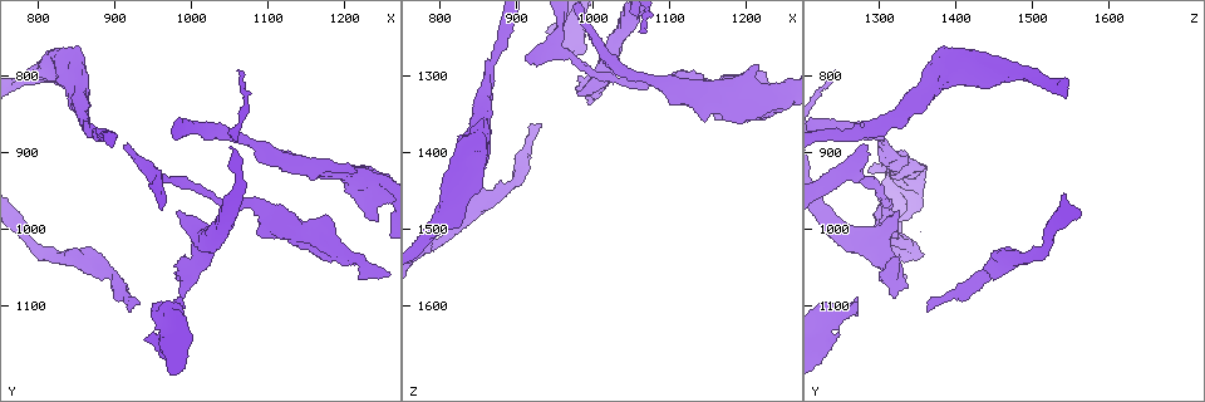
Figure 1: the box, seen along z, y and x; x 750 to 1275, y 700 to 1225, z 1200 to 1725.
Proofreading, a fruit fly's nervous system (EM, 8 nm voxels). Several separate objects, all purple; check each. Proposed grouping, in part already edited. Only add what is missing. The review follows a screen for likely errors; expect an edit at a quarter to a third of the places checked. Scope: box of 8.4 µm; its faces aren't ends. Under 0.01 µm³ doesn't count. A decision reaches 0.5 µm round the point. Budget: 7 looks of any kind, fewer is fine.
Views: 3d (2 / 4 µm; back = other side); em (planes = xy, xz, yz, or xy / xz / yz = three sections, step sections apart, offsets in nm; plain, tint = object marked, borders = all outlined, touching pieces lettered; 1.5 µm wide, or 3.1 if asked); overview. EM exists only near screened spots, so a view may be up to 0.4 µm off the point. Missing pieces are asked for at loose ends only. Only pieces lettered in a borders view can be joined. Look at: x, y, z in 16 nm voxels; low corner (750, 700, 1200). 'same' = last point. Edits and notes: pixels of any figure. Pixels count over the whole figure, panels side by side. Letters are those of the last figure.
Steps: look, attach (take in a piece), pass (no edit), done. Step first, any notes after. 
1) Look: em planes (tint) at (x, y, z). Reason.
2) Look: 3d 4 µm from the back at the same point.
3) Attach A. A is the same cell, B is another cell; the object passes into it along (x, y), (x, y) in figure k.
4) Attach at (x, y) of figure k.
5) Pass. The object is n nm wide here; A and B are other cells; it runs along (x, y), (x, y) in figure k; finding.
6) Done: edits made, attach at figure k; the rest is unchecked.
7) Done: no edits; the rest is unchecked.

Look: 3d 4 µm at (920, 890, 1285). Thin end.

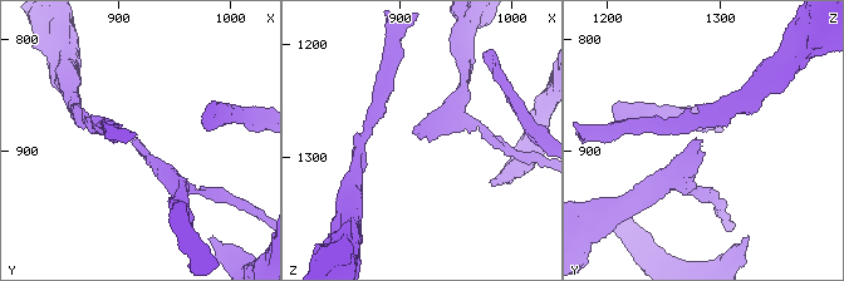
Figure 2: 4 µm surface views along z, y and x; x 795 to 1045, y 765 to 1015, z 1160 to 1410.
Look: em xy step 4 (borders) at (920, 892, 1284). Now the EM.

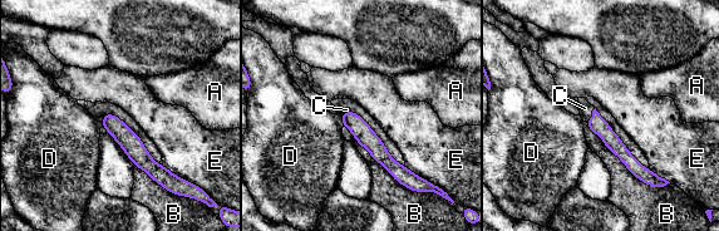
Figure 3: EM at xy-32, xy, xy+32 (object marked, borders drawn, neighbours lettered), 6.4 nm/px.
Attach C. The object is 110 nm wide here; C is the same cell, A, B, D and E are other cells; the object passes into it along (597, 124), (592, 117), (585, 108) in figure 3; it goes on there.

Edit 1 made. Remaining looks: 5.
Look: em xz step 8 (plain) at (930, 1100, 1360).

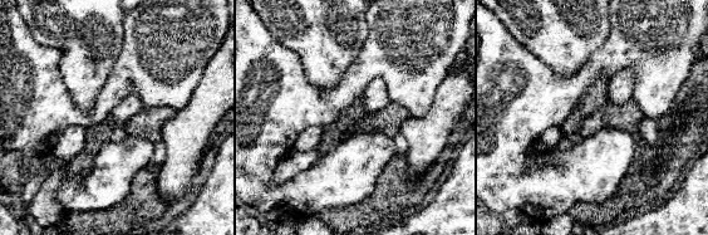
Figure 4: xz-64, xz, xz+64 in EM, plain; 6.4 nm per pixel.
Look: em xz step 8 (borders) at the same point. See the neighbours.

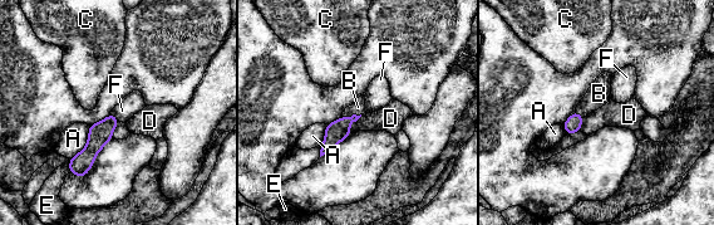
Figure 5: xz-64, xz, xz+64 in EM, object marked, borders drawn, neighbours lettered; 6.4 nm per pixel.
Attach B. B is the same cell, A, C, D, E and F are other cells; the object passes into it along (335, 132), (353, 115), (358, 107) in figure 5; the neuron continues.

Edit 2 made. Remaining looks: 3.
Look: em planes (borders) at (1220, 970, 1355).

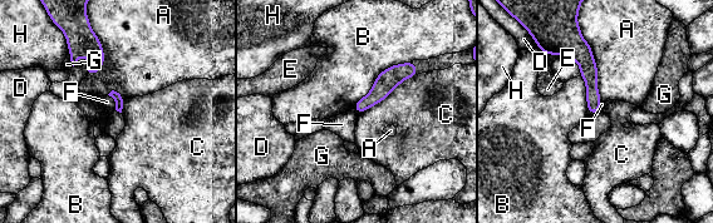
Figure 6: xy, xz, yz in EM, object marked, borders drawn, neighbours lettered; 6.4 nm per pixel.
Pass. A, B, C, D, E, F, G and H are other cells; a border runs along (108, 94), (113, 99), (116, 109) in figure 6; none of them fits.

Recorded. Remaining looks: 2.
Done: edits made, attach at figure 3, attach at figure 5; the rest is unchecked.

